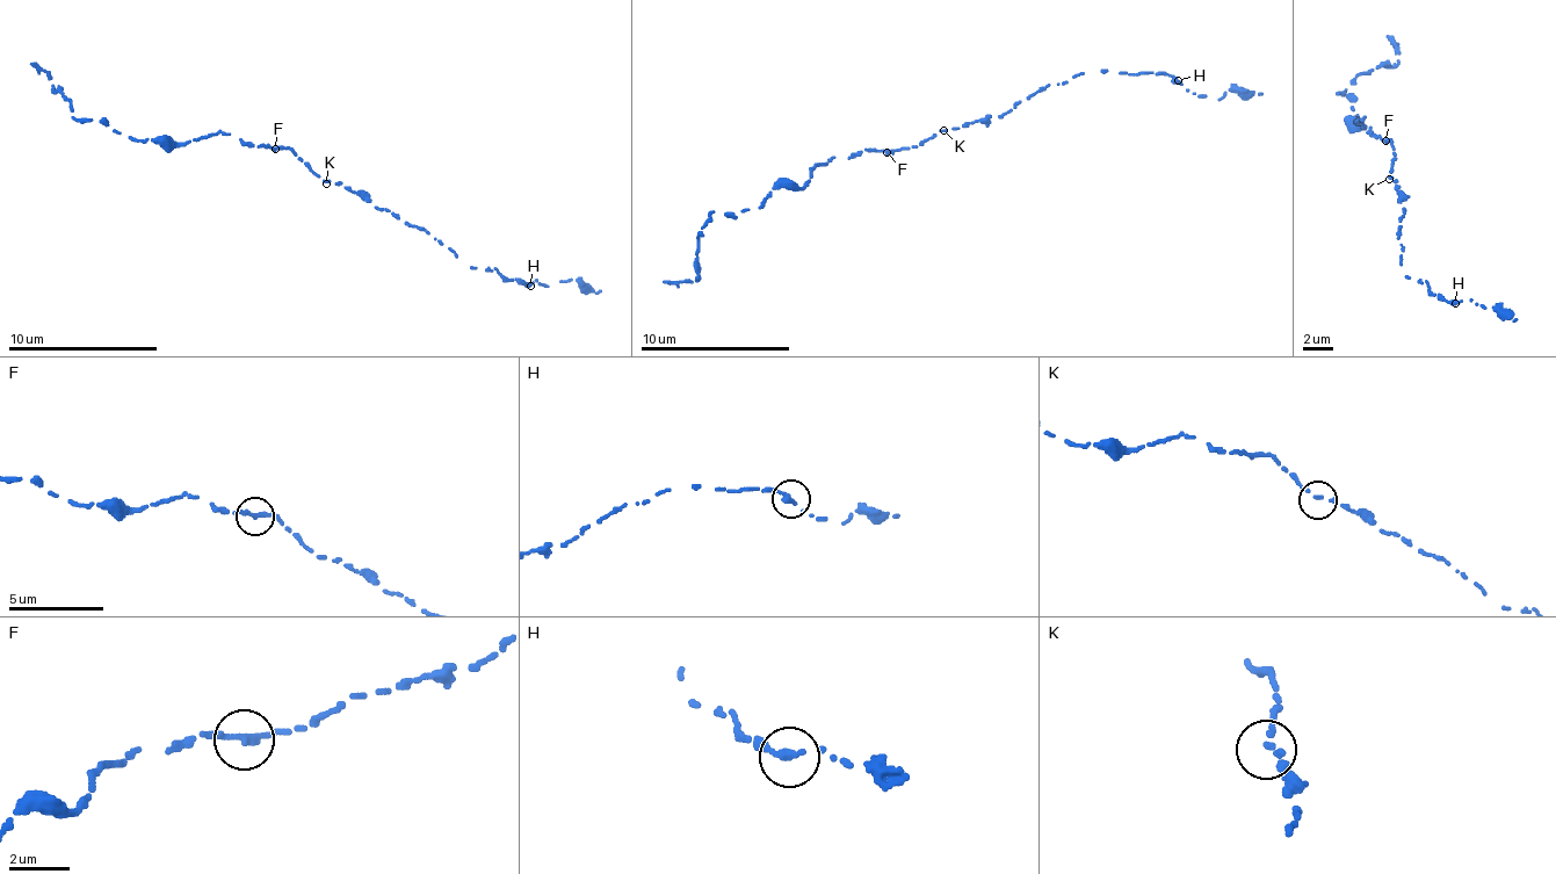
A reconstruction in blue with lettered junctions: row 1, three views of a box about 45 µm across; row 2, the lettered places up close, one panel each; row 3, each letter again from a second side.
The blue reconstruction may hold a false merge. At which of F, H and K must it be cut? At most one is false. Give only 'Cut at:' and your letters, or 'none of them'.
Cut at: none of them

